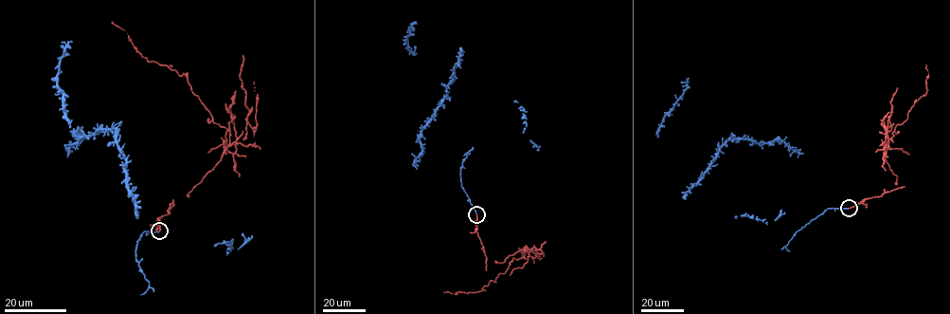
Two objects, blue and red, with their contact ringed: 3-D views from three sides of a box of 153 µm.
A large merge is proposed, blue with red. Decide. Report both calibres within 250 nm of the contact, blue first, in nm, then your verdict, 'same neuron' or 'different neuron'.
180/180 nm | different neuron

